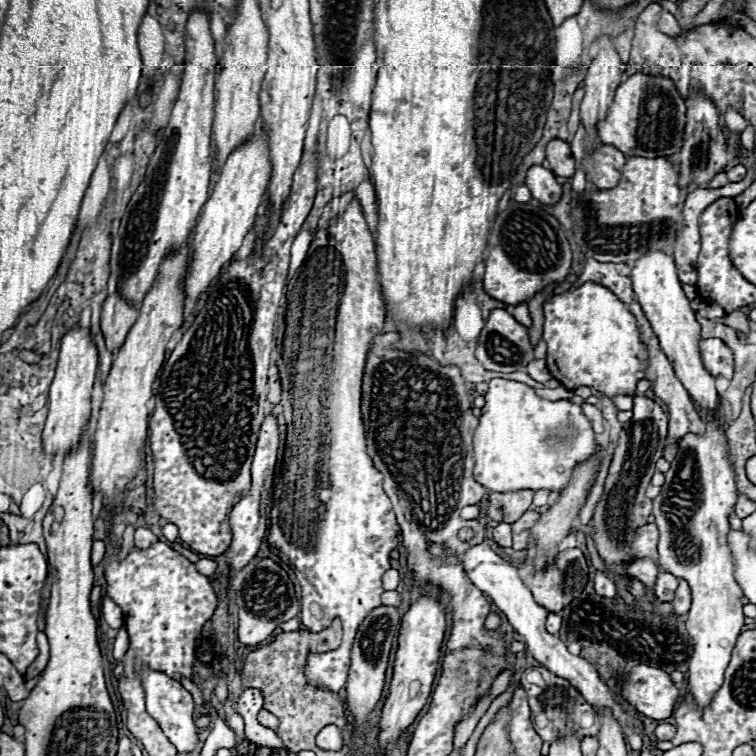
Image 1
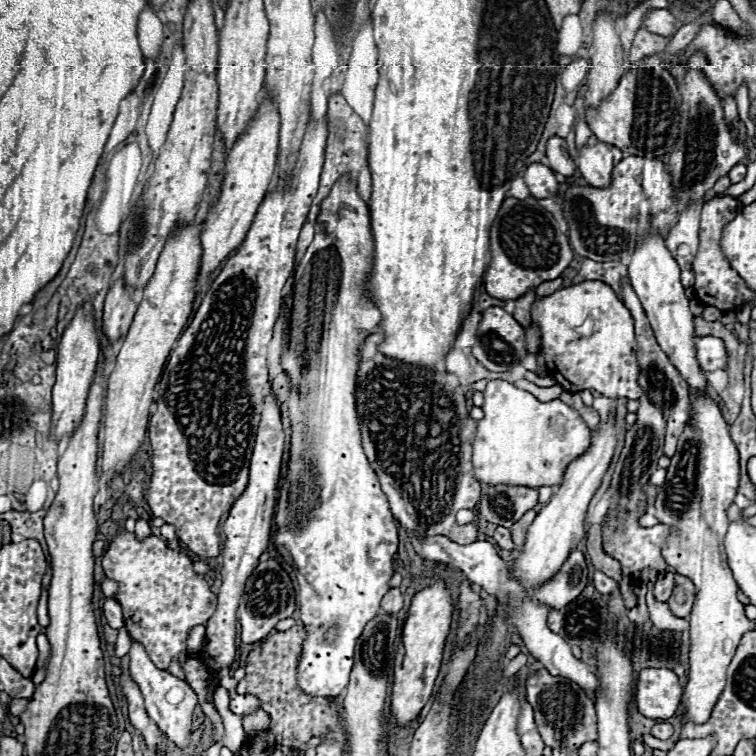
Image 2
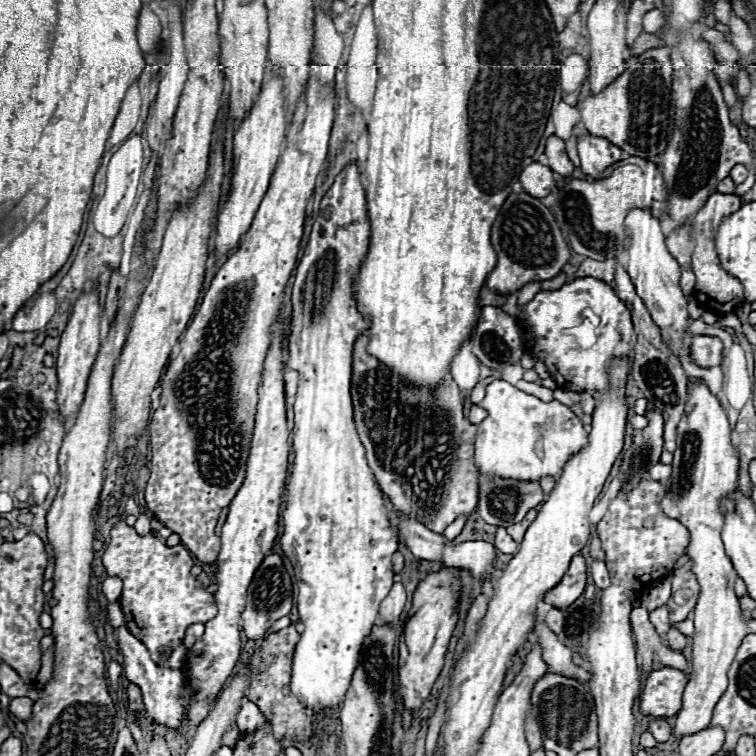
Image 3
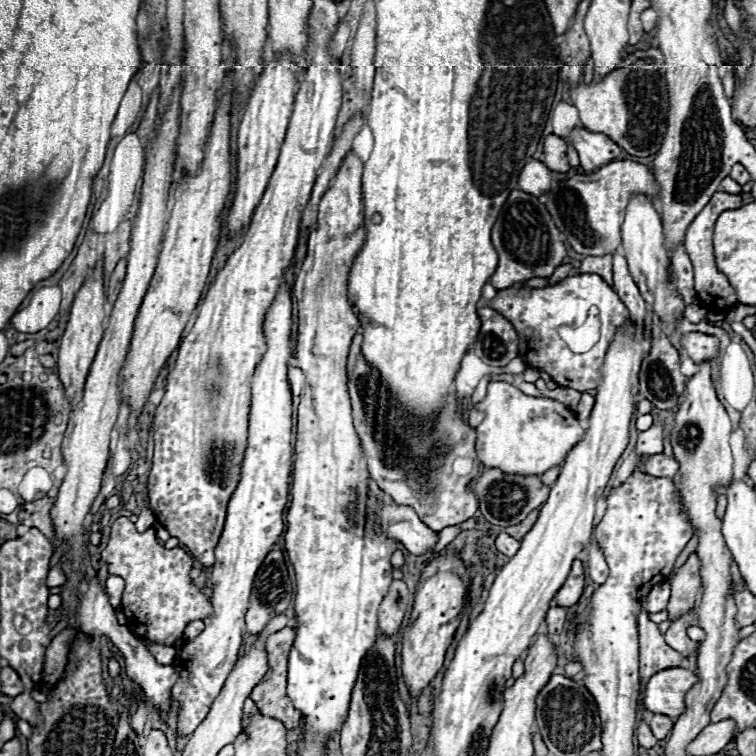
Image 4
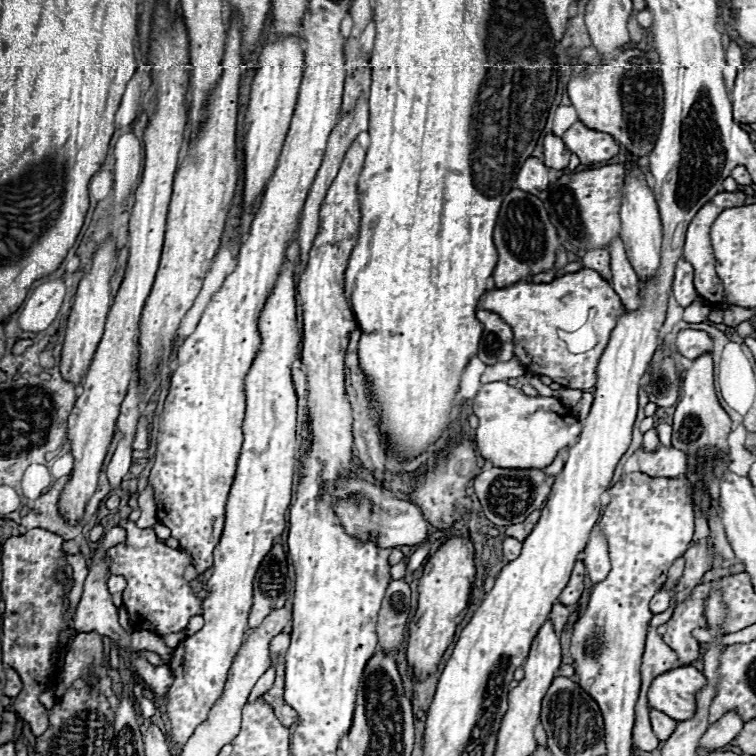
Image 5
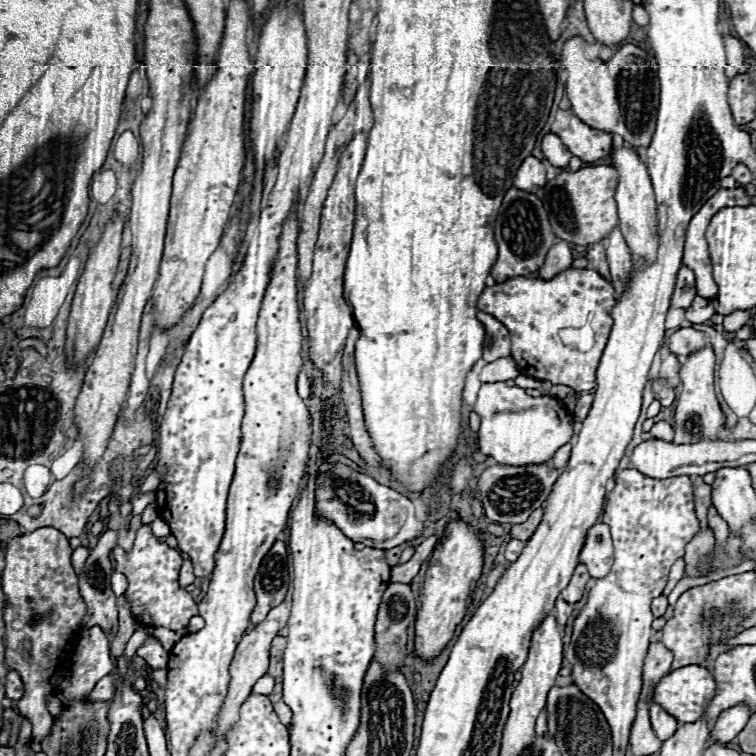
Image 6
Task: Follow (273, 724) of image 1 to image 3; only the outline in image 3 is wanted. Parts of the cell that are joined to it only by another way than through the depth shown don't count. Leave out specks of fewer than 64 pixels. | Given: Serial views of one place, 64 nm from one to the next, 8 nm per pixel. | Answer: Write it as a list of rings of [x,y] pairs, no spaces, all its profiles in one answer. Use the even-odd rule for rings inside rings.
[[[245,698],[236,720],[239,729],[246,734],[246,732],[252,732],[252,730],[259,728],[266,721],[266,718],[253,702]]]

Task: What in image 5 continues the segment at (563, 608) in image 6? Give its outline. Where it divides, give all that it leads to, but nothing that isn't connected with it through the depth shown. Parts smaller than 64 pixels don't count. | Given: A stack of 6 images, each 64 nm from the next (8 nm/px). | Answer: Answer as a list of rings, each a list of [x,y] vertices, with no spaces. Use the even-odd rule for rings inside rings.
[[[560,600],[554,604],[554,608],[552,608],[552,612],[550,612],[550,620],[552,620],[552,624],[554,624],[554,630],[560,634],[562,632],[565,624],[567,623],[568,616],[570,616],[570,610],[568,610],[568,606],[564,606]]]

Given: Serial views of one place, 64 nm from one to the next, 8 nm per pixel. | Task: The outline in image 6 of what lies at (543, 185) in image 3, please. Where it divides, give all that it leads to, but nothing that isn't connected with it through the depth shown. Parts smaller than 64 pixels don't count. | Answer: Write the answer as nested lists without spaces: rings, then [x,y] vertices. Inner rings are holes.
[[[528,156],[520,168],[516,170],[514,176],[514,186],[518,190],[526,190],[532,192],[534,188],[542,188],[542,184],[546,184],[546,170],[542,166],[542,162],[534,156]]]

